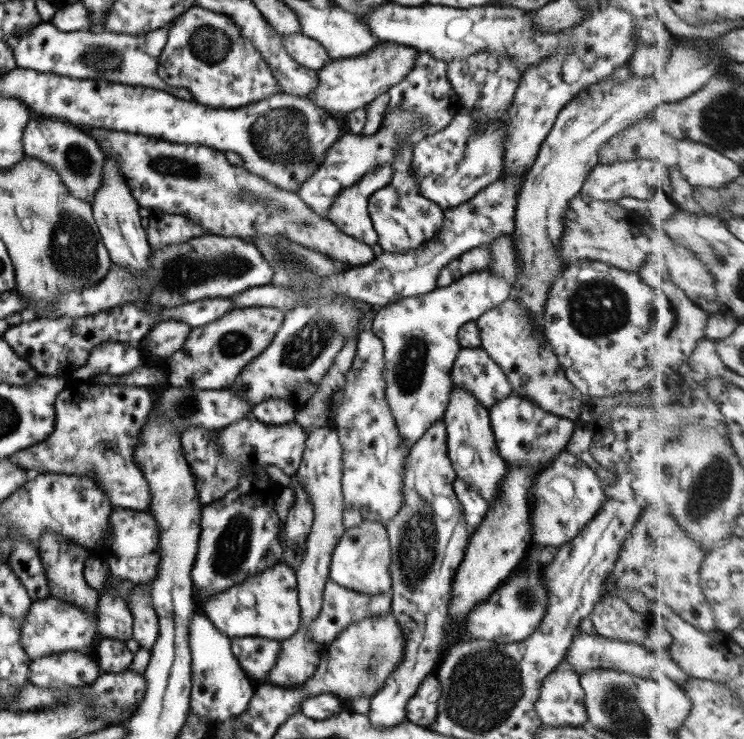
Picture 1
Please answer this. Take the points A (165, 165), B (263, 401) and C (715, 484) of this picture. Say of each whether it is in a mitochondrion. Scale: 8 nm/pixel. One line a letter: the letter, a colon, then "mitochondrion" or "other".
A: mitochondrion
B: other
C: mitochondrion

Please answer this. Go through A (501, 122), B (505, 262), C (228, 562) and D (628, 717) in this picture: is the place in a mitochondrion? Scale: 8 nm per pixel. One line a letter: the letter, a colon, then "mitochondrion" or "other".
A: other
B: mitochondrion
C: mitochondrion
D: mitochondrion

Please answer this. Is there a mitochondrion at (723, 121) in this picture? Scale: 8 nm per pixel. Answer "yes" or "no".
yes

